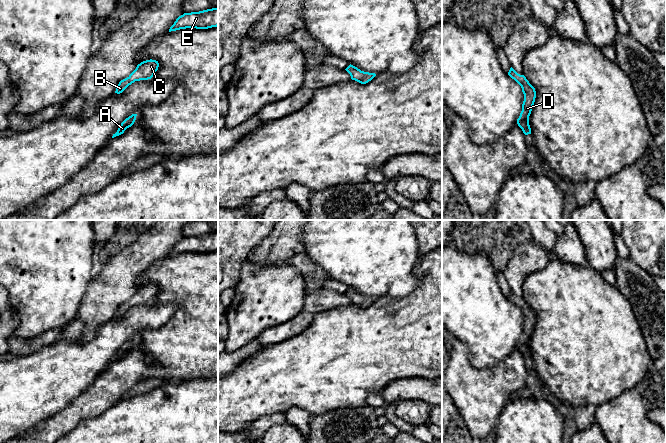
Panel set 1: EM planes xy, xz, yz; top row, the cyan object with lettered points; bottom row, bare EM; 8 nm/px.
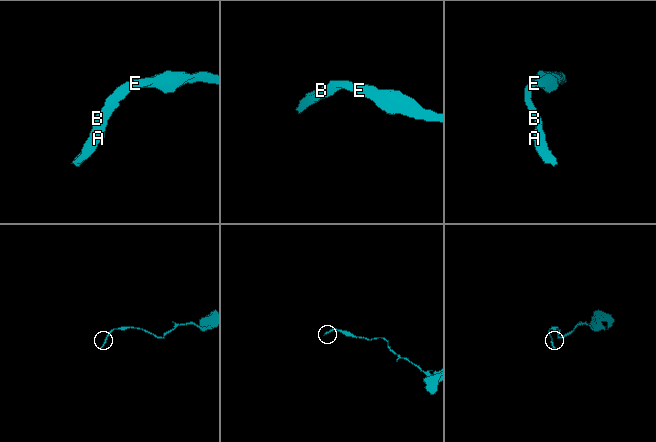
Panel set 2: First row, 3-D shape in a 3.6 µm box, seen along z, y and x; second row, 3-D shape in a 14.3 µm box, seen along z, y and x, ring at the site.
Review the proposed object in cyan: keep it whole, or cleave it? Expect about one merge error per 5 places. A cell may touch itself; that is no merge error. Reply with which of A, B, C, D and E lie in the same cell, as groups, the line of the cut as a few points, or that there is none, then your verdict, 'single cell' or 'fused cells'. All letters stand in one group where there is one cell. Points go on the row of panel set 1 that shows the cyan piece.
A B C D E | no cut | single cell

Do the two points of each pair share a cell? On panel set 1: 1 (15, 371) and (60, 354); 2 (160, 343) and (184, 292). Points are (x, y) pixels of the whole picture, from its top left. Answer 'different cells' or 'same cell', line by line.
1: same cell
2: same cell

